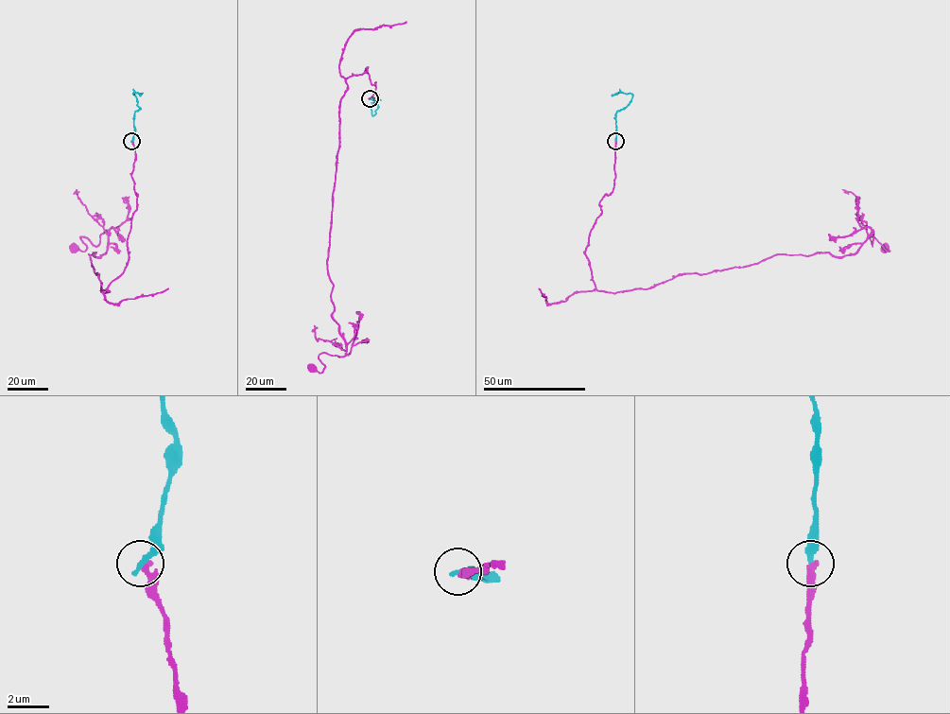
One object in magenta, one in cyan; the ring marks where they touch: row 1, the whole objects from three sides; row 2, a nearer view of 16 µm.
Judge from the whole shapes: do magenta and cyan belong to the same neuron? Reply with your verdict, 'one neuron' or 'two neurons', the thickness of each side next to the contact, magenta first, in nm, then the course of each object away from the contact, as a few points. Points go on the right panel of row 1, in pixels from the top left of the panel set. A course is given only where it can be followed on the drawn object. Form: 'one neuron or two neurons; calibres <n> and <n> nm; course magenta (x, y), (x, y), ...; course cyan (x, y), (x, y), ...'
two neurons; calibres 340 and 320 nm; course magenta (615, 140), (585, 254), (599, 291), (853, 255), (872, 231), (886, 247); course cyan (615, 140), (616, 113), (625, 108), (632, 95), (612, 95)

